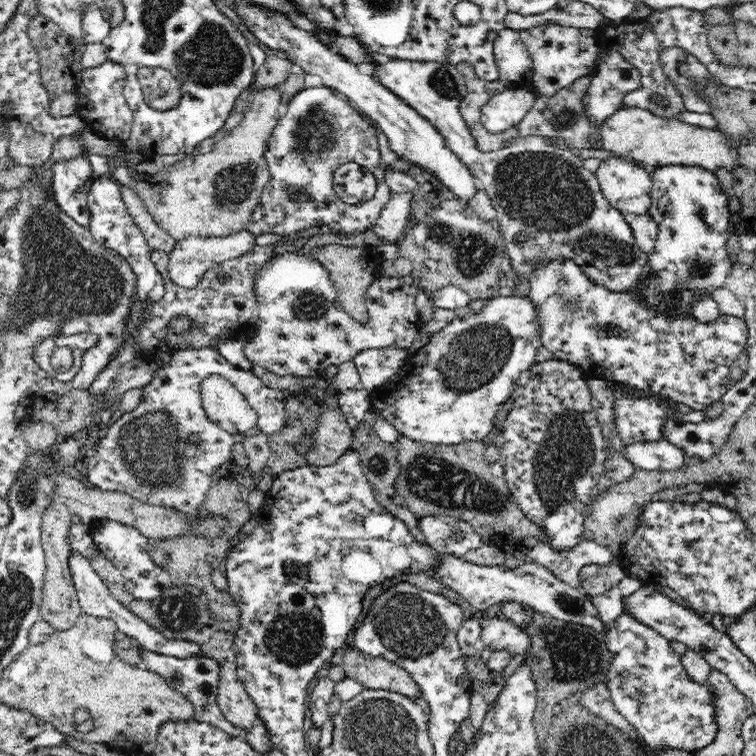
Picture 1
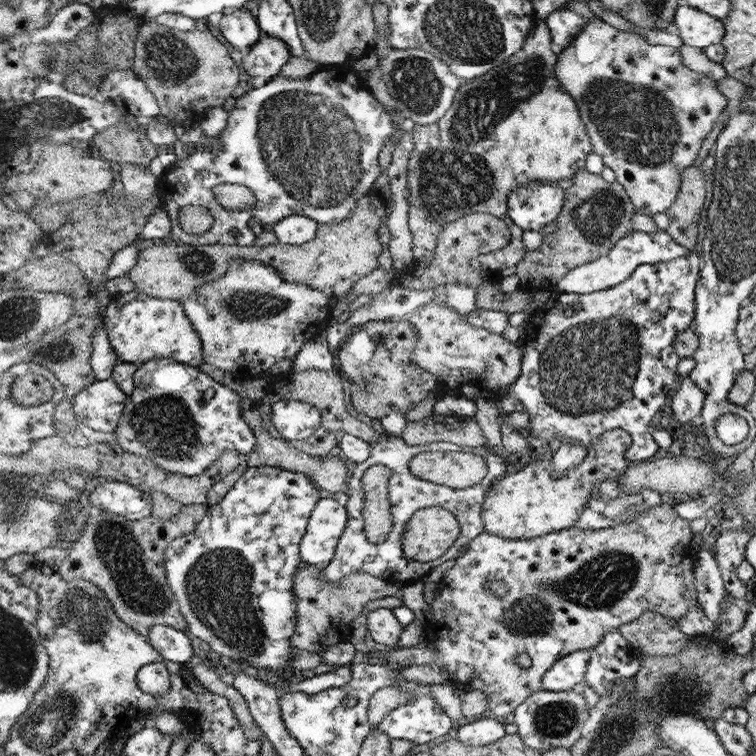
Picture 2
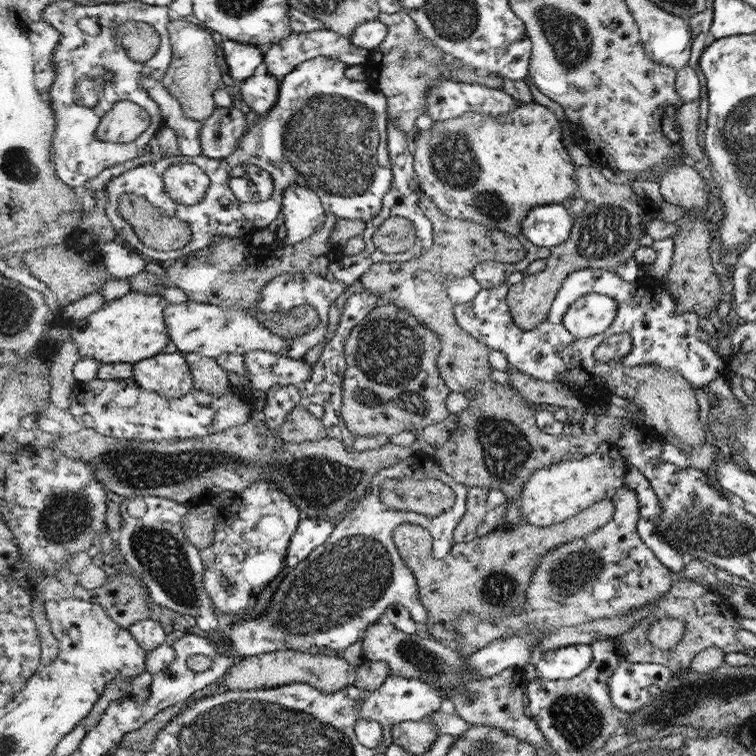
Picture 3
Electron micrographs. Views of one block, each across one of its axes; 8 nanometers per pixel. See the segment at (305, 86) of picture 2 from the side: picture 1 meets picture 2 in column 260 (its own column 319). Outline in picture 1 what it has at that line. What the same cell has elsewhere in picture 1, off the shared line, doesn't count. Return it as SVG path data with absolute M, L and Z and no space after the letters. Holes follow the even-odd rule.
M320 86L320 88L306 88L298 92L285 106L281 113L282 118L272 132L268 140L265 159L267 169L270 171L271 179L265 184L262 192L262 204L250 217L247 230L254 236L260 234L278 234L278 236L294 236L300 230L310 229L312 226L329 226L334 233L338 234L359 234L360 232L372 228L378 220L379 214L384 210L386 204L391 200L392 190L385 181L384 169L380 162L380 149L378 149L378 134L376 126L370 124L368 118L363 118L352 106L348 105L348 100L337 94L332 89ZM355 162L373 172L377 180L377 192L374 198L364 204L345 204L337 195L332 184L334 171L342 164ZM290 188L301 188L310 197L310 202L295 202L291 196Z

